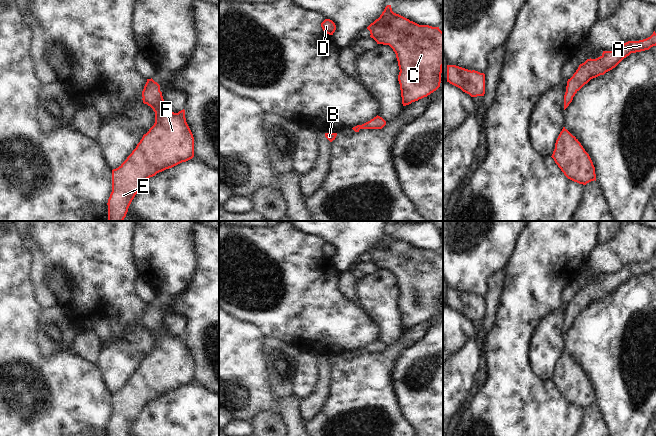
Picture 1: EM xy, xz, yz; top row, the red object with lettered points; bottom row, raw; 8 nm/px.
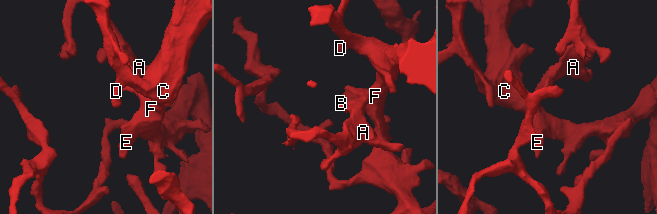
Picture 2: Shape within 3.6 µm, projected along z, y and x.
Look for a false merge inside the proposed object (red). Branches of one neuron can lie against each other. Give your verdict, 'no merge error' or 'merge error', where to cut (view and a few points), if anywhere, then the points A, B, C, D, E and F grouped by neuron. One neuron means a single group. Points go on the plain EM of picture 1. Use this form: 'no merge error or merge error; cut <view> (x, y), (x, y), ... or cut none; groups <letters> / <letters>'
no merge error; cut none; groups A B C D E F

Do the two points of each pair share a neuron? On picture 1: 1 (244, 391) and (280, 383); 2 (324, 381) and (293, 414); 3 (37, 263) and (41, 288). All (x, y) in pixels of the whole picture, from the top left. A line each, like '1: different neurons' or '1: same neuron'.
1: different neurons
2: different neurons
3: same neuron

